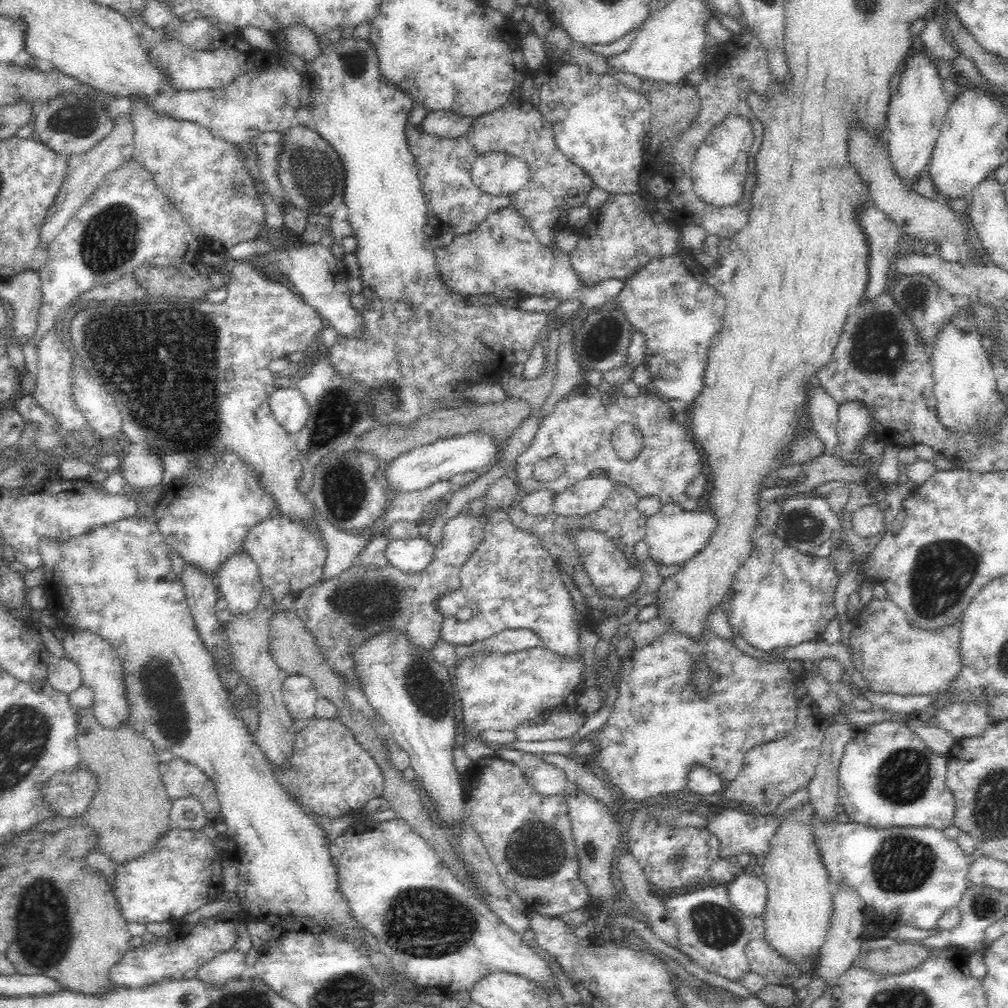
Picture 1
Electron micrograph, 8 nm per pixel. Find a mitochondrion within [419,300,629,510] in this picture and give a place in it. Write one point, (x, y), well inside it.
(608, 334)

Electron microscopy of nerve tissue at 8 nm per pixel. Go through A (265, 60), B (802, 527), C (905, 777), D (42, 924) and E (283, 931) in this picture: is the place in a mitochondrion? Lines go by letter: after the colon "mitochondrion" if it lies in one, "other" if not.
A: other
B: mitochondrion
C: mitochondrion
D: mitochondrion
E: other

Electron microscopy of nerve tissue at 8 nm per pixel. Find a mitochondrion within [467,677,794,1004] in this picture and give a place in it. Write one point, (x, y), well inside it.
(536, 851)

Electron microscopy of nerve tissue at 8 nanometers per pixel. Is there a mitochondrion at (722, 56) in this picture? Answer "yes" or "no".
no

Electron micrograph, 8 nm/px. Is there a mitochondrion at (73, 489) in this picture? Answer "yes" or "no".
no

